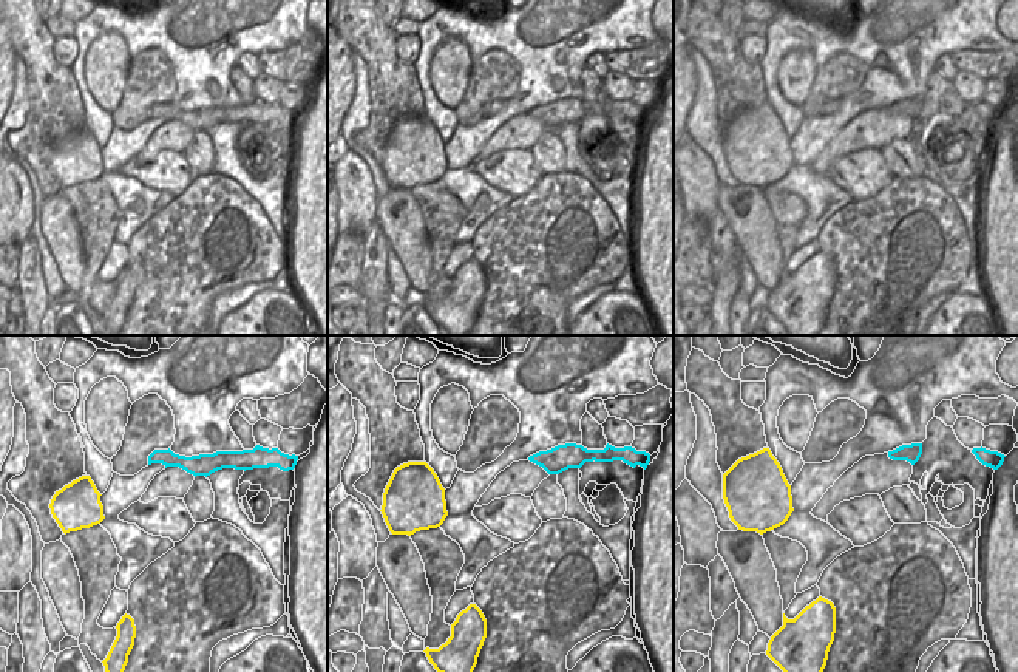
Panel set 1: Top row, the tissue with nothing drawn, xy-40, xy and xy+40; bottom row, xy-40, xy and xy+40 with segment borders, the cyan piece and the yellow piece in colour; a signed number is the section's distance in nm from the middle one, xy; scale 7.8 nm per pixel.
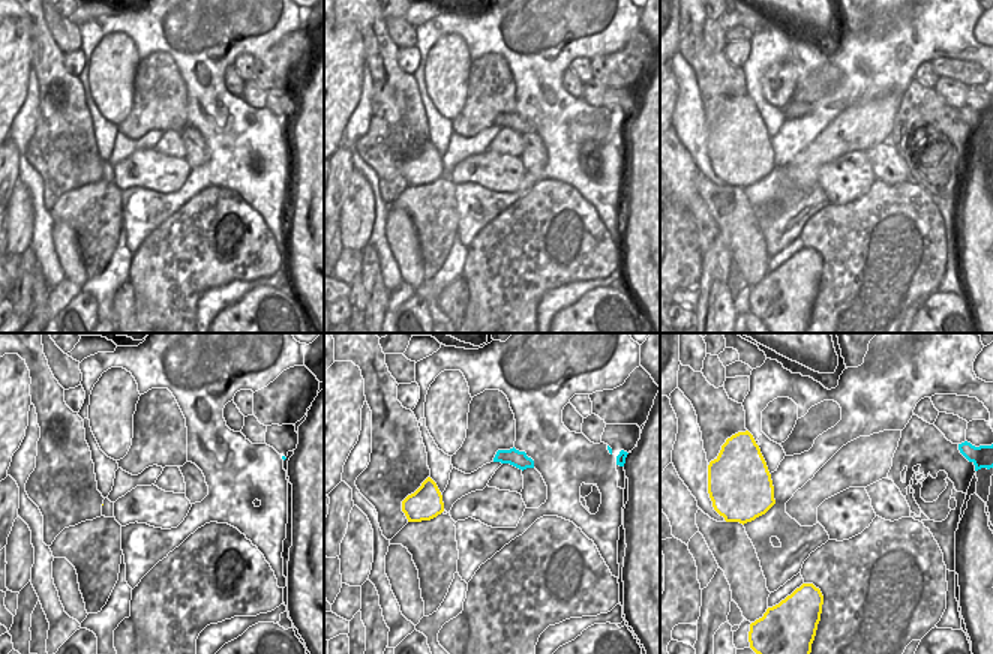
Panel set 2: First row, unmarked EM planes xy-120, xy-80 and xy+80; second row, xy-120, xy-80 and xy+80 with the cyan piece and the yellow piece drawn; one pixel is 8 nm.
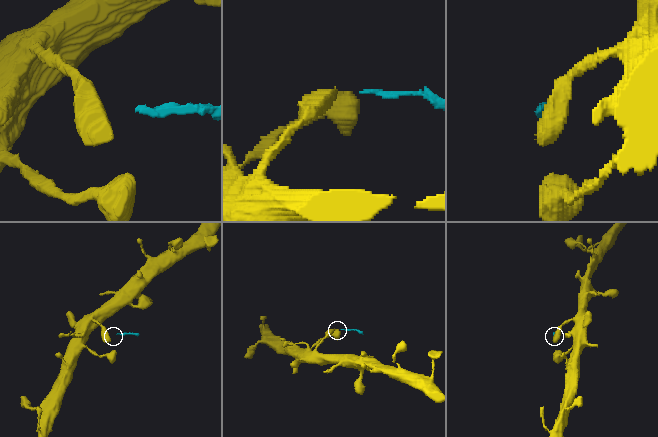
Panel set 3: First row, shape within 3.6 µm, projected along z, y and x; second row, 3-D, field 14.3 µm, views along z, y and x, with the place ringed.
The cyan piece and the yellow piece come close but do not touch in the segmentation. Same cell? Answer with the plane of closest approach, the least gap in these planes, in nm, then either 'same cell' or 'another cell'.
view xy-40; gap 440 nm; another cell

